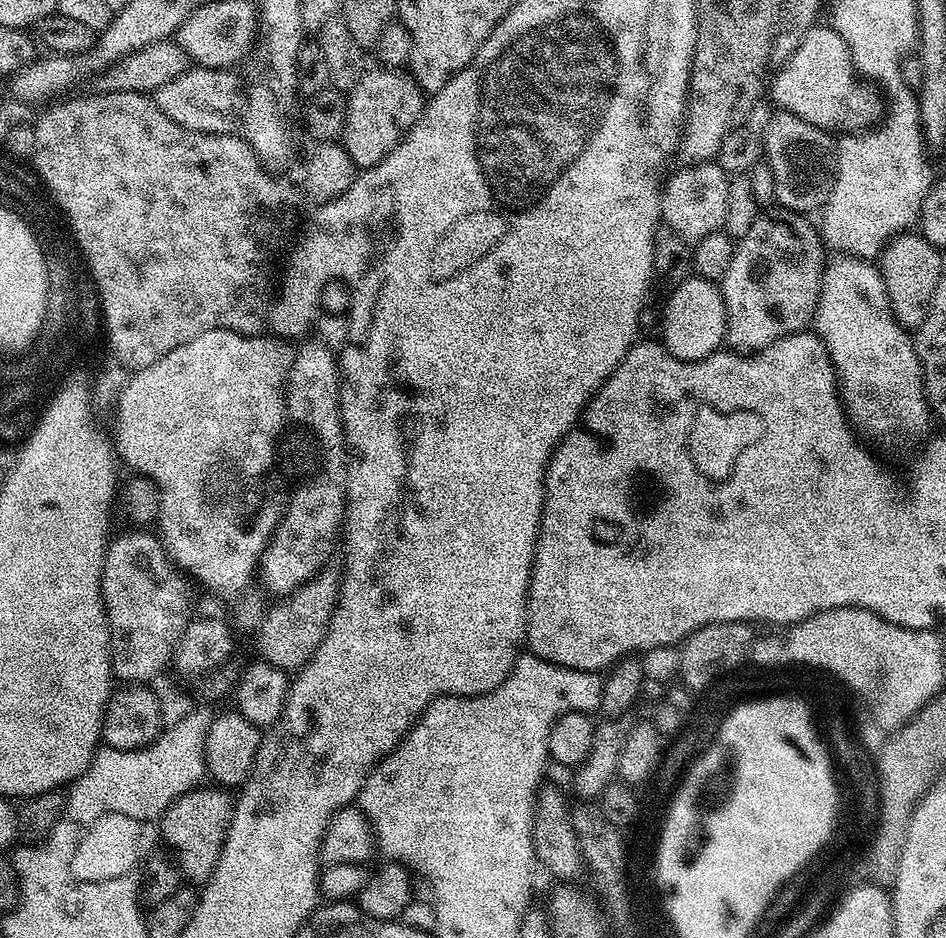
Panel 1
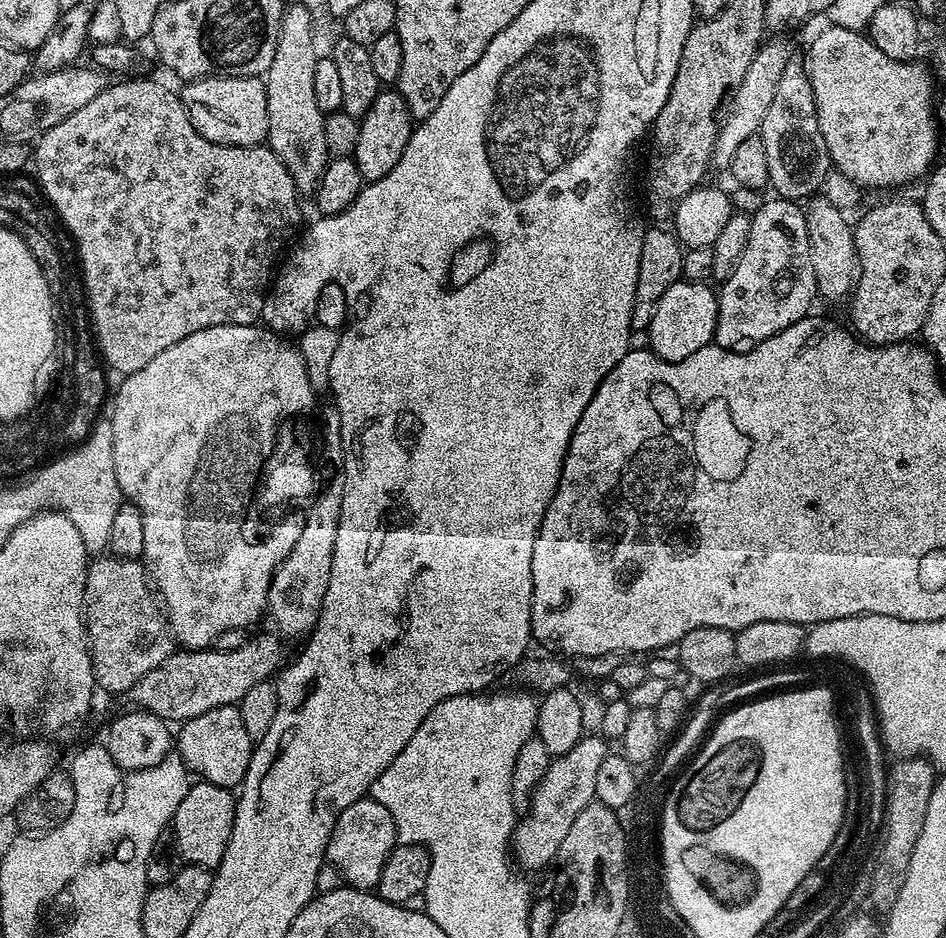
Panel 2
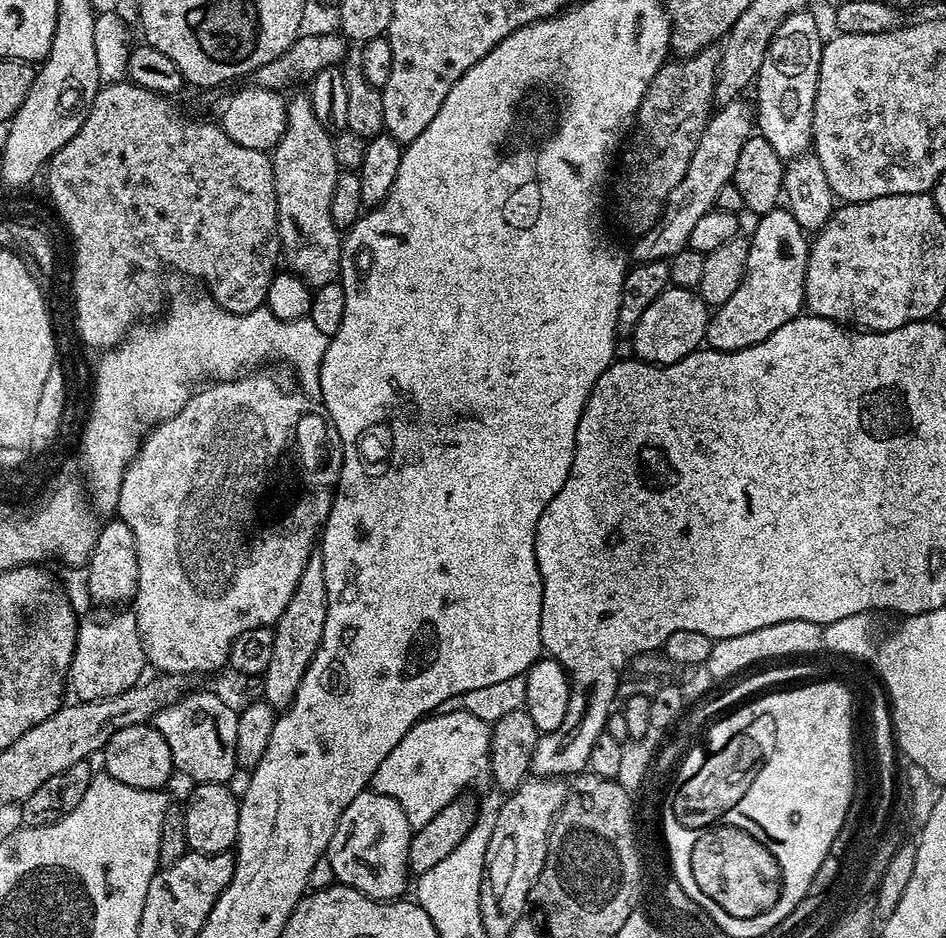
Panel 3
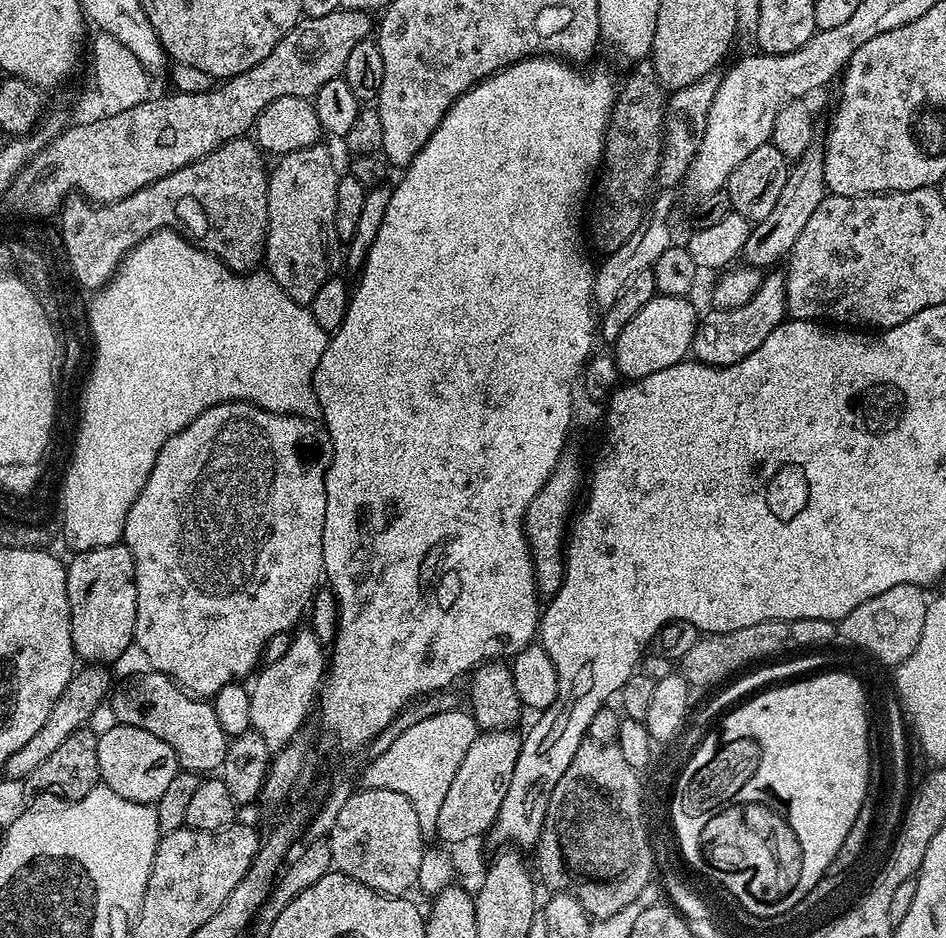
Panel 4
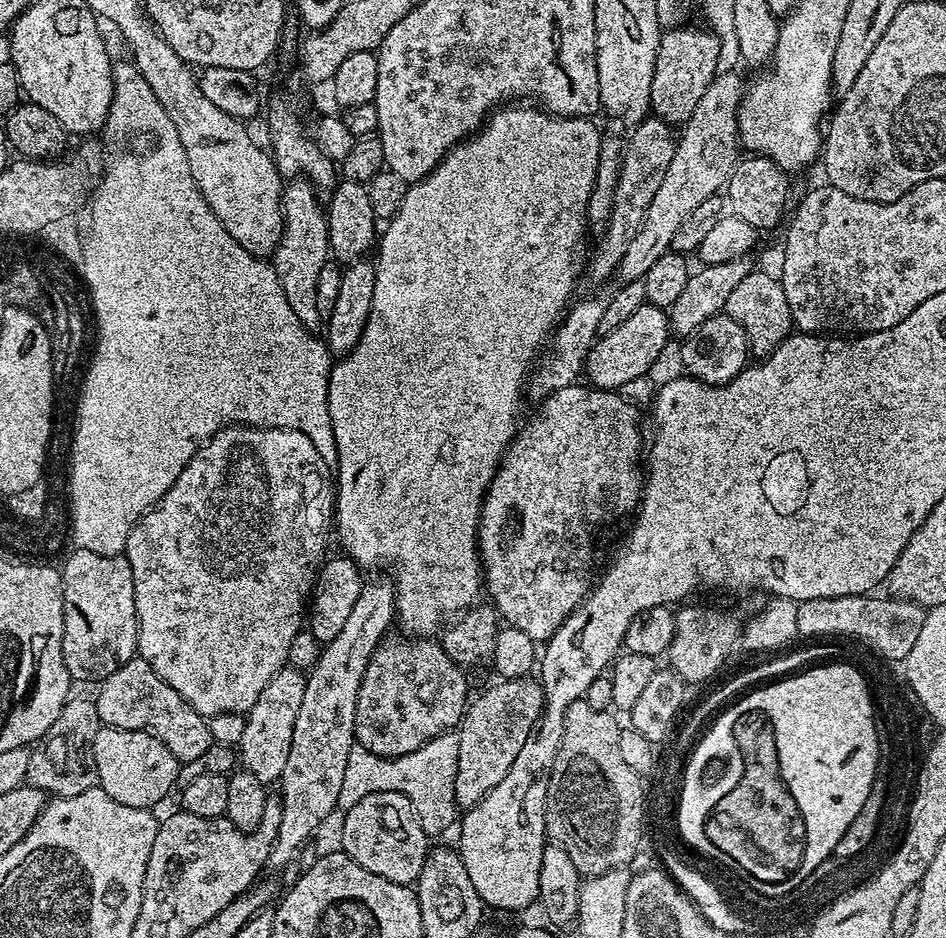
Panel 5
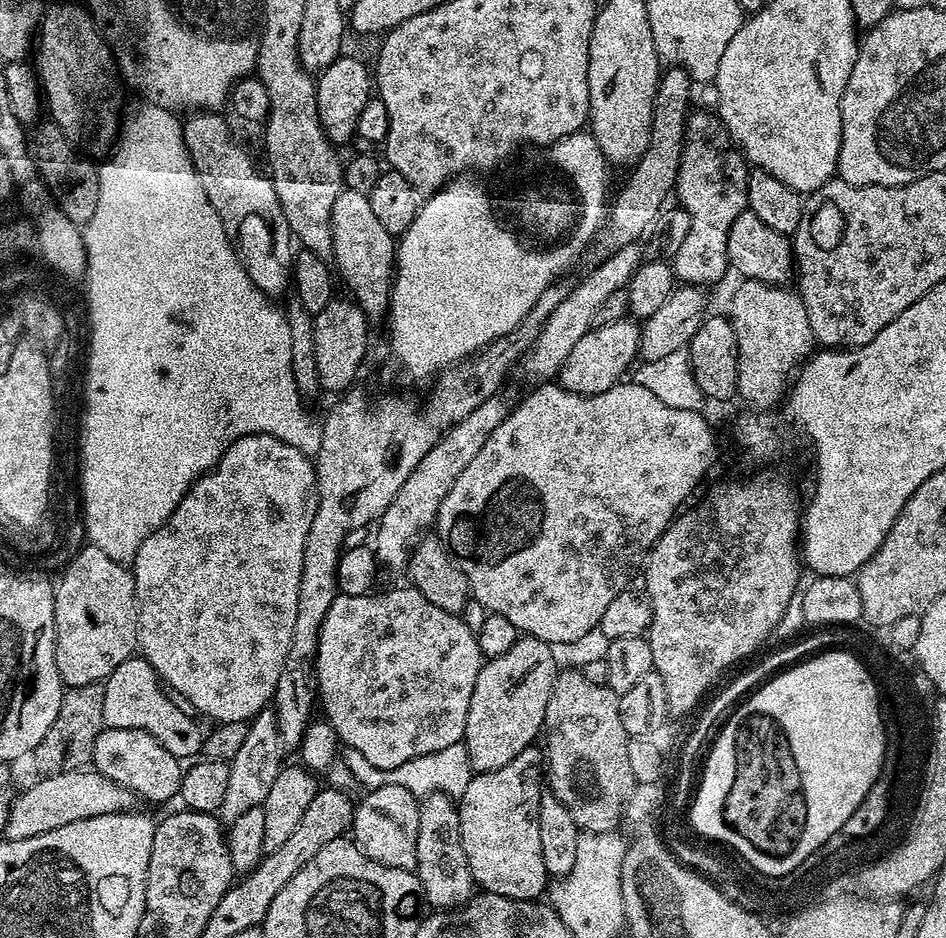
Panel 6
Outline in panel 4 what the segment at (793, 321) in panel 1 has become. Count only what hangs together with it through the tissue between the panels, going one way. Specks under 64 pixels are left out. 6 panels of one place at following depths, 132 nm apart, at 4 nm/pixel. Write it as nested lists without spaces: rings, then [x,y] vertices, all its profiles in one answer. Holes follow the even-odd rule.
[[[769,275],[766,286],[760,287],[750,302],[737,308],[712,310],[708,317],[701,319],[696,326],[692,339],[691,355],[702,364],[713,364],[715,368],[725,368],[734,362],[742,362],[746,354],[754,354],[762,342],[779,324],[786,319],[786,301],[784,299],[784,276]]]

